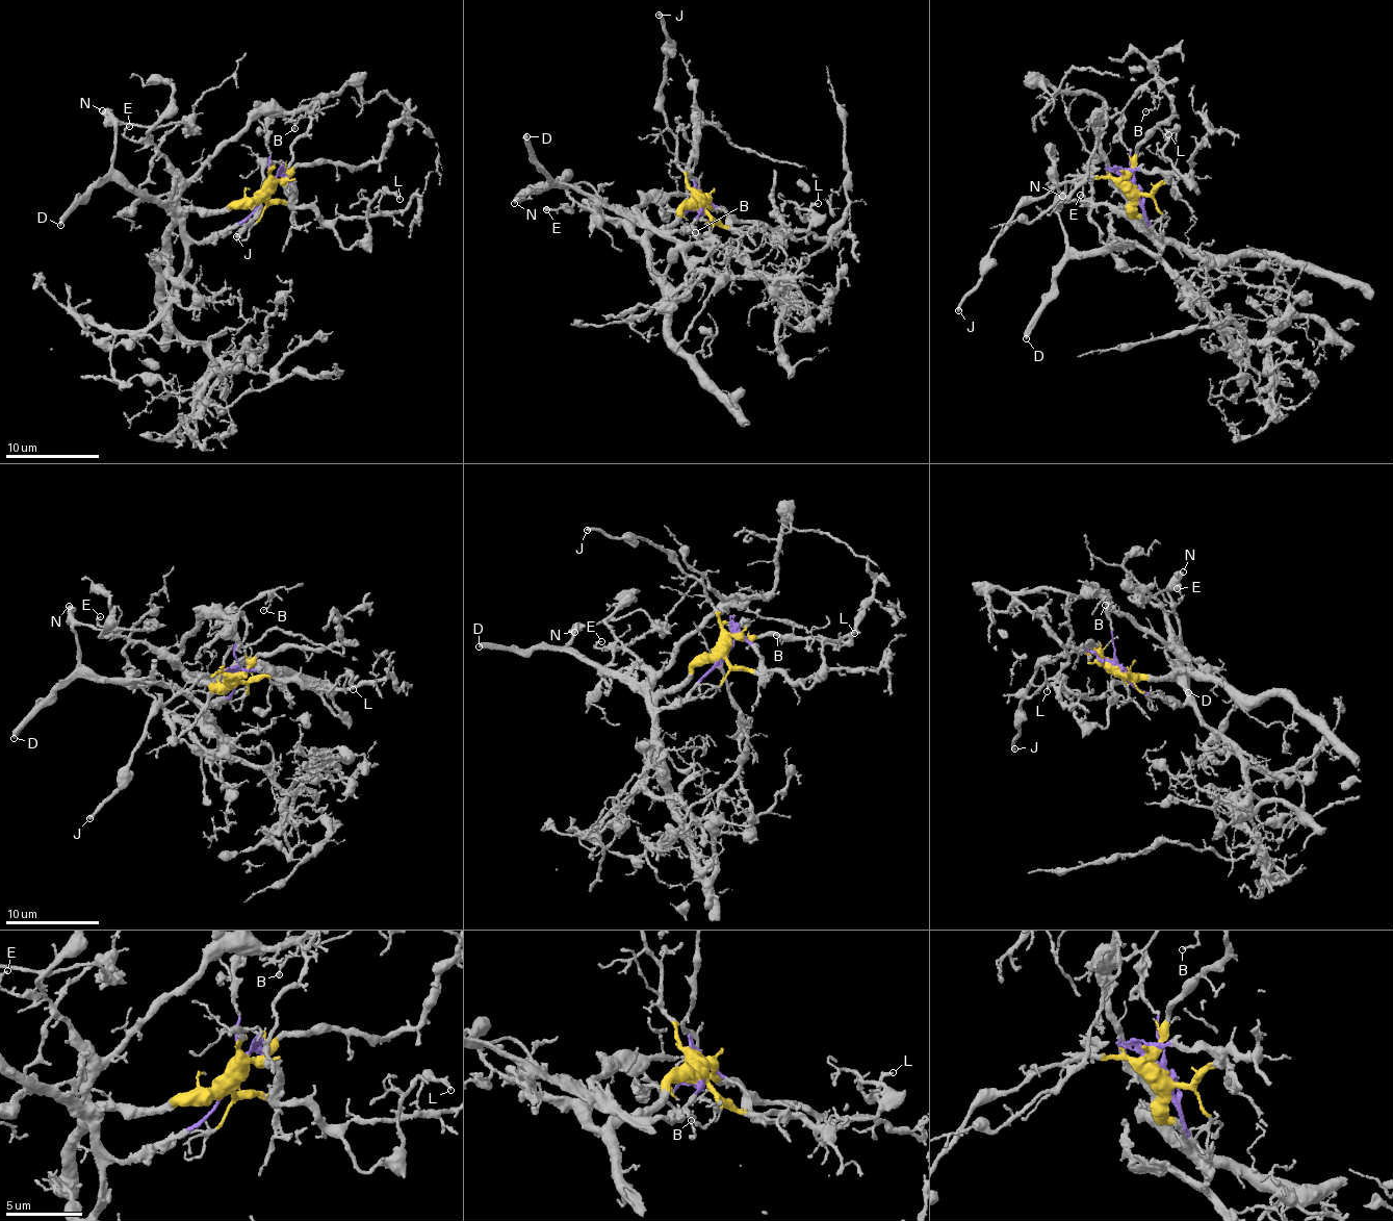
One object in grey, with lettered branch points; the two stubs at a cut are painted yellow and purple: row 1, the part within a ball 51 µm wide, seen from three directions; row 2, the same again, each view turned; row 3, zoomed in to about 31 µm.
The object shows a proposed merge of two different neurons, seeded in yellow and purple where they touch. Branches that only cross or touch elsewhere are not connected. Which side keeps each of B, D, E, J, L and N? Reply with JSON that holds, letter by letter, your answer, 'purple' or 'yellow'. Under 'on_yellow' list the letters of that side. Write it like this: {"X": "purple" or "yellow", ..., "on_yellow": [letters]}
{"B": "yellow", "D": "purple", "E": "yellow", "J": "yellow", "L": "yellow", "N": "purple", "on_yellow": ["B", "E", "J", "L"]}

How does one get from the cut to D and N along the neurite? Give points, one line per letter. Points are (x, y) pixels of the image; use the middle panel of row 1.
D: (698, 206), (703, 209), (696, 219), (678, 230), (661, 231), (629, 219), (556, 183), (537, 161), (527, 135)
N: (698, 206), (703, 209), (696, 219), (678, 230), (664, 231), (598, 205), (564, 186), (529, 191), (514, 204)

